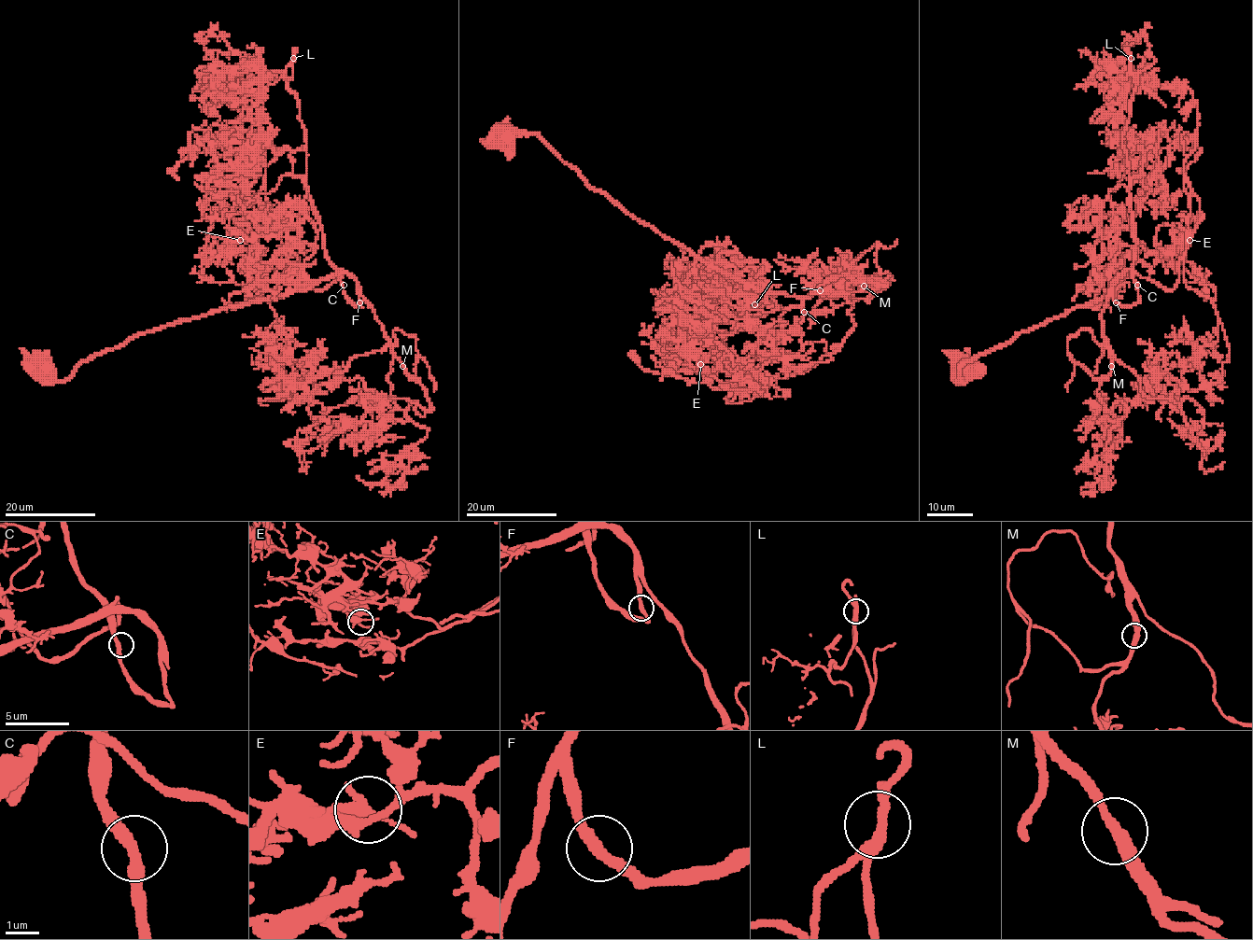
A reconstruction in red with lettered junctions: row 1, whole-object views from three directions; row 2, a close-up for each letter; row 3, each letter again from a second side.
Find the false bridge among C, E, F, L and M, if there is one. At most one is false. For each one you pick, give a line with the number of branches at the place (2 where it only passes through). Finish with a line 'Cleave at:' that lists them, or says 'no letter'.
Cleave at: no letter

